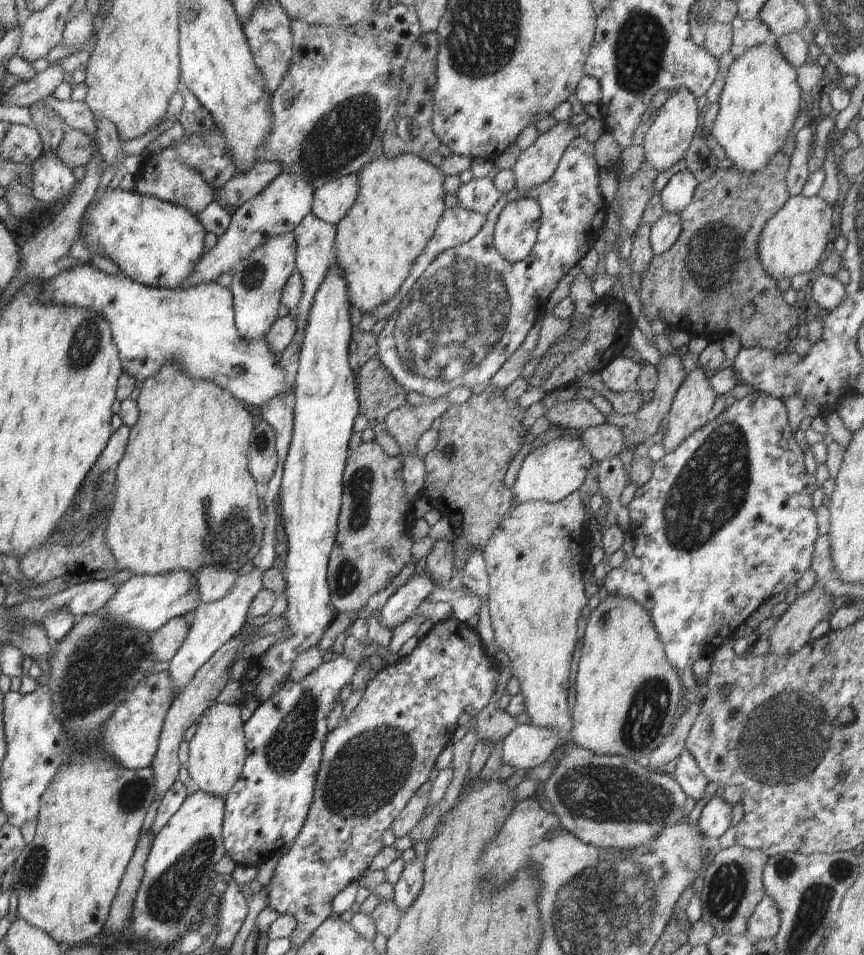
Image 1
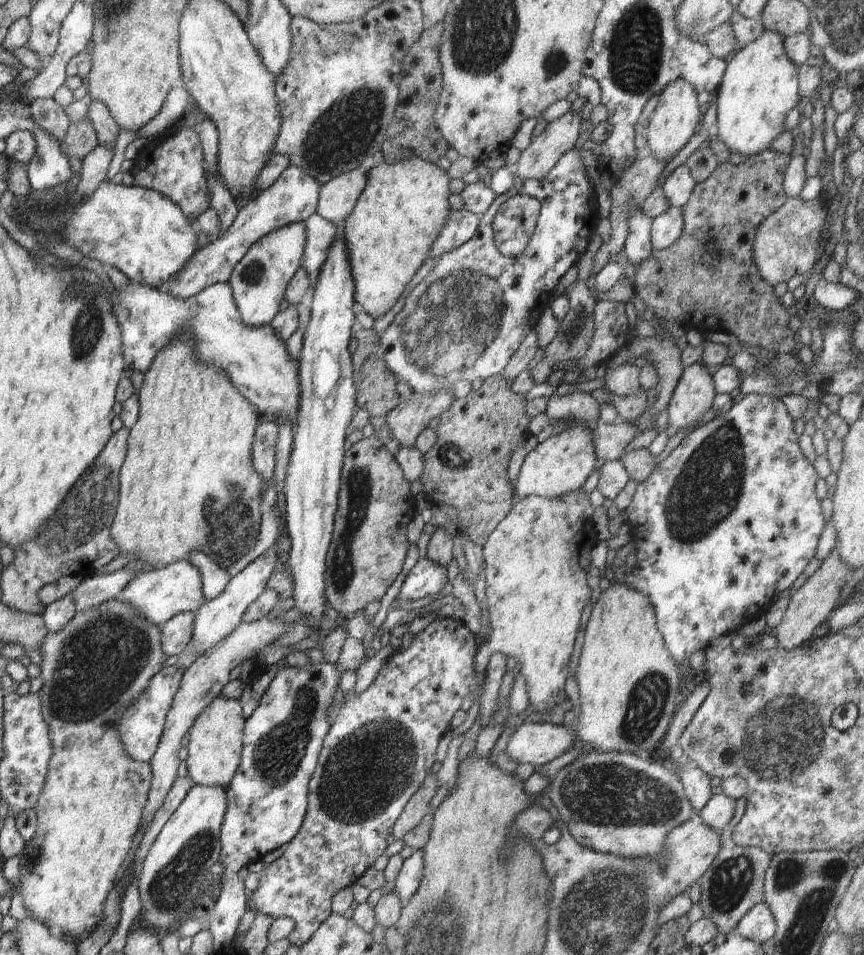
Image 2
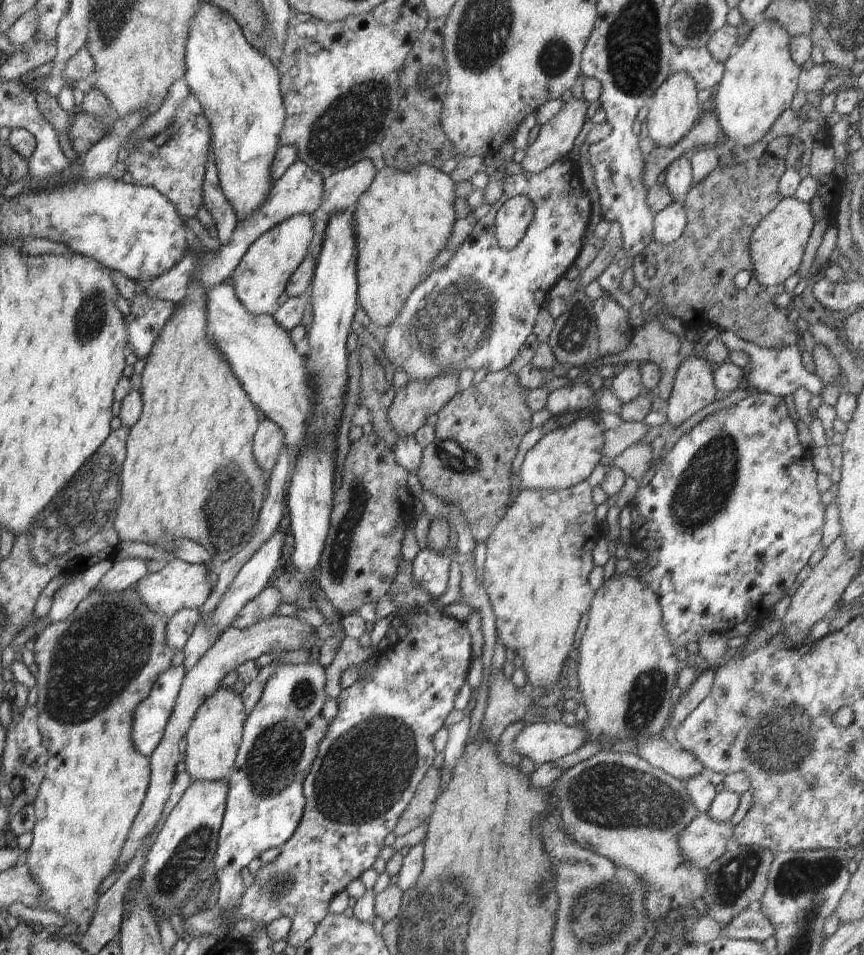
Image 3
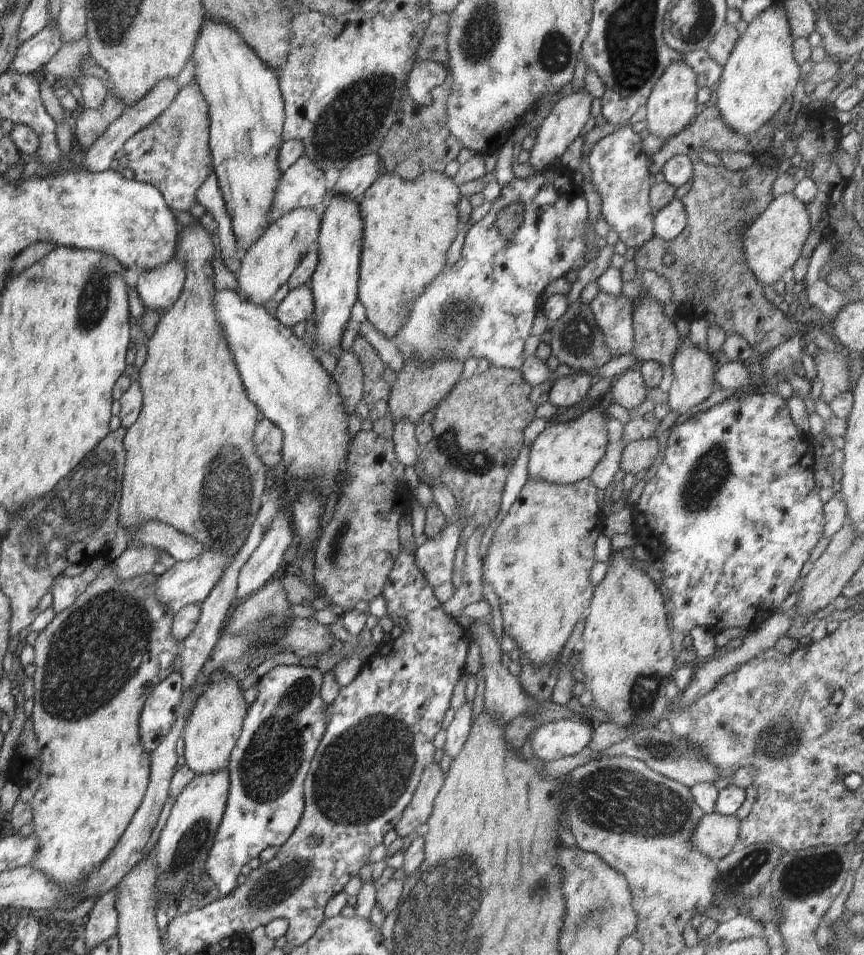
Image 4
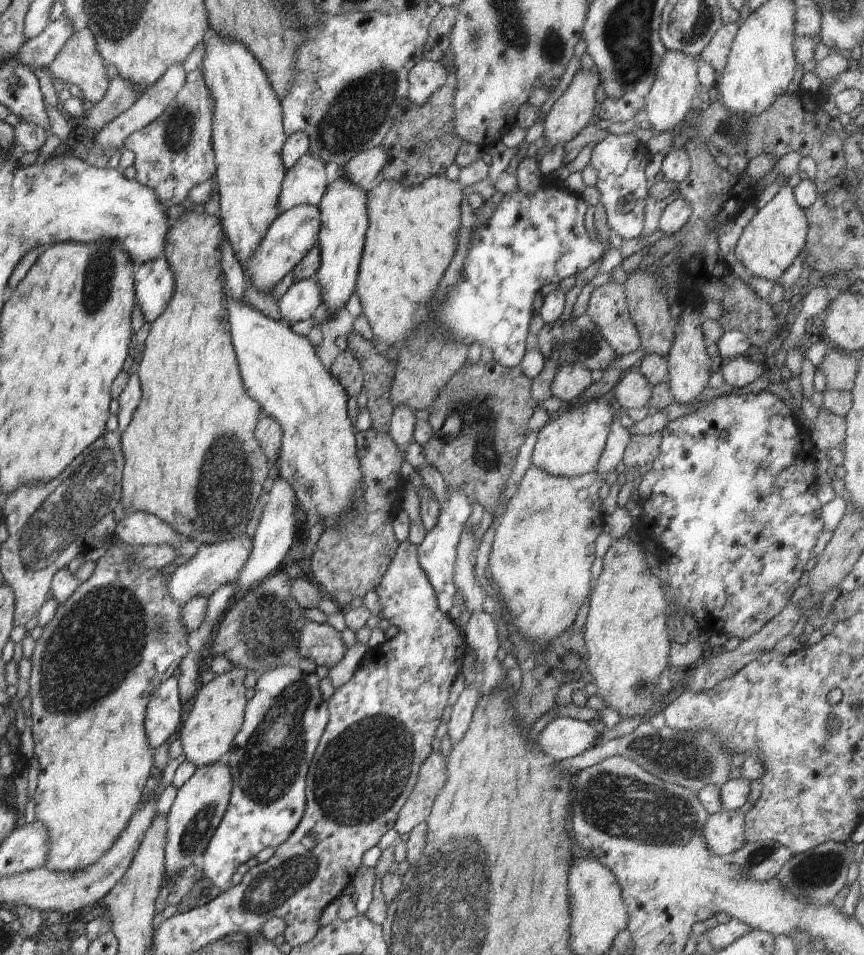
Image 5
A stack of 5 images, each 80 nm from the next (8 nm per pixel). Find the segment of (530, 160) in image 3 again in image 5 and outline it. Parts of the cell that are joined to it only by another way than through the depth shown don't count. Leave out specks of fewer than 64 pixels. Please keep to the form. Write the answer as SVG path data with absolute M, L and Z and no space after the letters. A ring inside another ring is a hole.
M580 68L568 88L559 98L555 99L550 112L544 118L544 134L546 134L546 140L541 139L539 142L538 154L535 156L536 159L540 161L544 152L549 150L554 144L564 146L566 142L578 136L582 132L582 129L588 125L588 122L590 122L594 114L594 108L596 108L597 100L595 99L595 90L598 86L599 75Z

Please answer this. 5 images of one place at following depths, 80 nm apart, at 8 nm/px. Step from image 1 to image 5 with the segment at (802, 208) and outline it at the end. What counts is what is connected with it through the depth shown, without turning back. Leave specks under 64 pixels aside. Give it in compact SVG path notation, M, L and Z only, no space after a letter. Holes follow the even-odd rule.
M785 184L766 206L756 211L750 224L744 228L736 244L739 268L758 279L775 283L803 252L808 230L805 211L794 199L793 189Z

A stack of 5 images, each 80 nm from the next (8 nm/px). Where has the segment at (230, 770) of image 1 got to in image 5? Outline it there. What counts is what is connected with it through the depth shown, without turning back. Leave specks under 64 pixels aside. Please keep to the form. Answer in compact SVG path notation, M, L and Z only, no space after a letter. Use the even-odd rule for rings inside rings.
M234 667L225 674L214 676L207 684L201 684L197 690L192 704L188 712L185 712L184 720L179 728L181 744L184 756L186 756L186 761L192 762L196 768L212 766L216 764L216 762L224 761L224 756L233 745L234 737L238 734L244 722L247 700L244 695L245 687L243 680L248 673L249 670L244 667Z

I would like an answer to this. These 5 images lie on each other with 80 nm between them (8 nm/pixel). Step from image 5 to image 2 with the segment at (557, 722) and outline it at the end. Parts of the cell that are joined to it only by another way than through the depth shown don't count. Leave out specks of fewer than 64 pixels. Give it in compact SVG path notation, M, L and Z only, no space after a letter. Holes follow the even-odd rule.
M522 723L510 737L507 753L515 764L541 767L576 746L573 728L552 723Z

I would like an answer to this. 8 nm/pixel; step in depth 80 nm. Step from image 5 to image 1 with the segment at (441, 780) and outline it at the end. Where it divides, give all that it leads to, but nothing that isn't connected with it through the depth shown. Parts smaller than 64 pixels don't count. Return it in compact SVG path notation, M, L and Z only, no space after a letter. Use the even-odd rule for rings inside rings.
M426 781L410 798L404 810L398 814L396 820L391 824L392 832L396 839L405 837L424 816L424 810L429 804L429 794L433 783Z

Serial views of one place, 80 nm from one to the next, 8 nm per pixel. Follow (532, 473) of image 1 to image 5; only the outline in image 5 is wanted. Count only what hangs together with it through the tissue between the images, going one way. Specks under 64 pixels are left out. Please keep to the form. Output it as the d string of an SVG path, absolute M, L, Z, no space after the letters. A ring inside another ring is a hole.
M593 399L566 410L556 420L551 418L549 424L539 430L531 458L532 466L538 466L554 478L578 478L594 472L606 446L612 420L616 417L607 400Z

